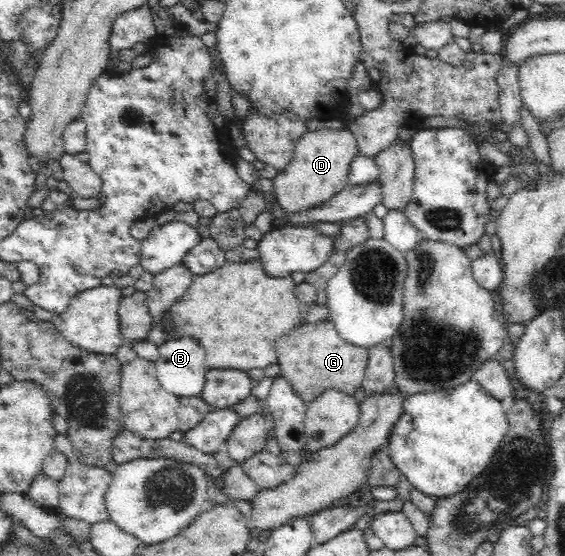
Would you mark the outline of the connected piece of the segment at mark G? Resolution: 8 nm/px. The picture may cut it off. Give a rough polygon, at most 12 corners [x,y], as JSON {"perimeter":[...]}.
{"perimeter":[[334,322],[306,323],[276,343],[280,374],[308,403],[362,387],[370,348]]}

